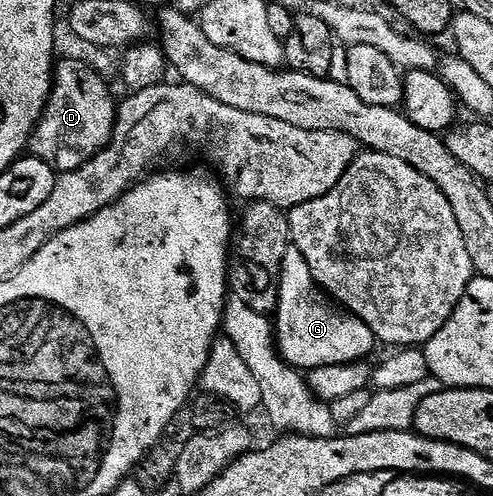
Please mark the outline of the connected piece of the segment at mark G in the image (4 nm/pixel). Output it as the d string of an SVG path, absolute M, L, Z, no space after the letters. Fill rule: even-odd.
M291 245L286 249L286 257L282 257L274 326L276 345L279 348L281 358L290 366L304 373L319 367L359 363L367 360L368 354L372 351L372 346L377 346L378 343L376 336L358 316L348 314L347 311L341 309L329 296L324 294L321 287L314 281L314 273L310 273L310 265L306 265L306 259L302 257L300 250Z

